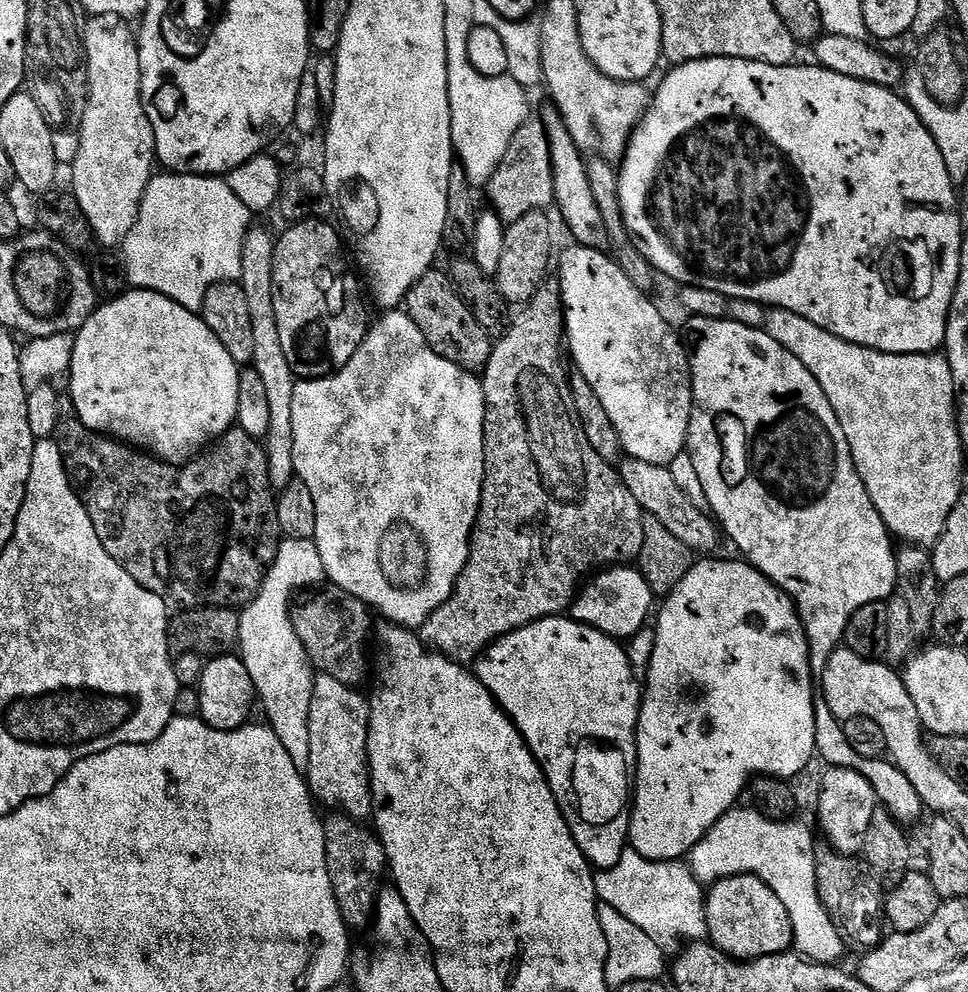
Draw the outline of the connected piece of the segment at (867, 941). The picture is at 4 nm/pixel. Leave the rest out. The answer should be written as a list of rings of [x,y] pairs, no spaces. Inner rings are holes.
[[[820,842],[816,845],[816,881],[822,906],[826,906],[826,914],[830,914],[830,922],[834,922],[834,930],[838,930],[845,945],[871,950],[884,939],[886,888],[869,864],[832,848],[827,842]]]

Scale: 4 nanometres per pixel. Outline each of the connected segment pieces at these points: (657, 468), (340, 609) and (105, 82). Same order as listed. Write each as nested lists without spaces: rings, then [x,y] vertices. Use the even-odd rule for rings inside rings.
[[[631,458],[619,461],[618,471],[620,480],[630,490],[634,502],[649,516],[658,518],[678,542],[686,542],[686,546],[693,554],[712,554],[722,541],[722,529],[715,519],[704,508],[694,506],[686,494],[682,494],[682,486],[674,482],[674,474],[671,467],[654,462],[642,462]],[[704,552],[704,553],[700,553]]]
[[[312,586],[307,590],[301,591],[295,597],[294,603],[290,608],[290,628],[298,634],[302,646],[306,650],[308,659],[311,660],[313,669],[317,673],[338,678],[338,682],[360,686],[364,680],[364,675],[370,672],[370,648],[364,643],[369,643],[370,637],[374,632],[372,624],[373,613],[367,604],[363,604],[354,594],[346,594],[346,590],[335,586]]]
[[[102,14],[91,17],[82,28],[84,59],[88,65],[88,105],[78,129],[80,145],[76,148],[76,161],[72,164],[70,191],[78,198],[82,214],[86,214],[86,222],[90,222],[90,230],[96,236],[97,245],[105,244],[108,250],[119,249],[130,230],[134,230],[146,186],[154,175],[152,164],[157,163],[154,130],[150,126],[150,118],[146,118],[140,93],[142,74],[138,36],[133,25],[131,28],[128,24],[131,23],[125,17]]]

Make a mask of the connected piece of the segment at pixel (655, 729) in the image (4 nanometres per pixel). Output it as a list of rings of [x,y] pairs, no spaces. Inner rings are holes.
[[[704,558],[701,562],[693,563],[692,569],[686,574],[686,578],[682,578],[682,582],[678,582],[678,586],[674,586],[672,593],[663,597],[661,606],[658,608],[658,615],[654,620],[654,631],[656,633],[656,645],[654,646],[654,654],[652,661],[648,667],[648,675],[646,677],[646,687],[642,692],[642,699],[640,701],[640,721],[636,727],[636,778],[634,781],[634,795],[632,798],[632,821],[628,827],[628,844],[638,854],[642,854],[642,858],[647,860],[667,860],[669,862],[679,861],[679,856],[684,856],[689,851],[690,853],[695,849],[698,842],[702,842],[702,838],[709,830],[725,816],[726,813],[732,811],[737,807],[736,800],[742,794],[744,789],[749,787],[750,781],[758,776],[777,776],[780,780],[791,781],[792,776],[796,776],[812,758],[817,755],[815,746],[815,708],[814,698],[812,697],[812,674],[811,674],[811,658],[812,649],[808,646],[808,636],[804,632],[804,624],[800,621],[800,609],[796,607],[796,603],[787,596],[781,588],[774,582],[770,582],[770,578],[766,578],[761,574],[753,564],[748,563],[743,558],[735,558],[736,560],[712,560],[716,558]]]

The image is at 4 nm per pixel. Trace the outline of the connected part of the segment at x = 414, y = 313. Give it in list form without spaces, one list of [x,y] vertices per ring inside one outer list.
[[[429,270],[408,292],[406,311],[409,318],[422,330],[426,342],[439,356],[454,362],[465,372],[483,373],[494,347],[493,337],[480,325],[478,318],[456,293],[456,287],[443,271]]]

